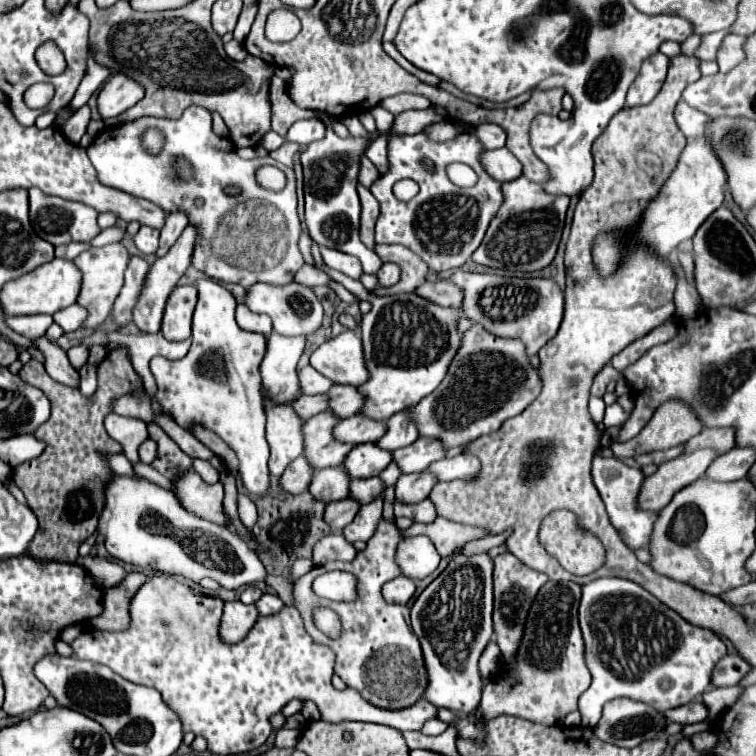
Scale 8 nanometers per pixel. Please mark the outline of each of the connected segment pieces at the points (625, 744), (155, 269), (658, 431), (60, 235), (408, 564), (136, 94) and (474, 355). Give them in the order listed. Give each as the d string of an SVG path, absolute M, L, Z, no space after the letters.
M618 698L606 704L604 718L600 718L594 734L602 742L620 748L634 748L644 740L658 738L666 724L666 716L656 708L650 708L640 700Z
M188 224L182 232L182 236L176 240L176 244L170 248L170 252L162 258L156 260L156 264L150 268L148 276L146 276L146 284L144 290L140 294L138 304L134 306L134 324L142 330L142 332L158 332L160 330L160 320L162 320L162 312L164 312L164 304L166 298L170 296L170 292L174 290L176 282L180 280L180 276L192 266L192 254L194 254L194 246L196 246L196 238L198 238L198 228L194 224Z
M668 400L662 406L658 406L658 410L654 412L654 416L650 418L650 422L644 426L644 430L624 442L624 444L610 444L614 456L618 458L626 458L626 456L634 456L634 454L642 454L642 452L652 452L652 450L666 450L672 448L676 444L682 444L686 440L690 440L692 436L696 436L702 430L702 422L698 420L698 414L694 412L694 408L690 408L690 404L686 404L684 400Z
M30 188L30 220L36 230L36 234L50 242L52 246L68 244L68 242L90 242L100 234L100 226L96 222L98 212L82 202L64 200L58 196L48 196L40 188Z
M428 536L404 538L398 544L396 564L402 574L412 580L422 580L432 574L440 564L440 554Z
M114 74L110 80L106 80L100 96L98 96L98 110L104 120L116 118L118 114L132 108L138 100L144 96L142 84L136 80L130 80L126 74Z
M474 324L474 328L464 332L462 346L444 382L412 408L412 416L420 436L442 440L446 448L454 448L498 430L504 420L524 412L540 392L540 372L530 364L522 340L500 338Z

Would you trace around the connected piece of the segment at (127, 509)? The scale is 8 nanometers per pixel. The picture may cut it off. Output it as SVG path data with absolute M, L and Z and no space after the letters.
M114 476L106 490L106 508L102 512L98 532L106 536L106 550L110 552L110 556L122 562L162 570L166 574L180 574L192 582L200 582L204 576L208 576L228 590L236 590L240 586L264 580L278 592L278 596L286 602L286 606L294 606L292 596L292 584L296 580L294 572L298 572L298 578L304 576L314 566L312 560L300 558L294 564L290 578L268 576L250 544L252 540L250 534L246 534L246 526L242 526L242 522L238 520L236 496L238 496L236 478L230 476L228 496L224 498L224 512L230 518L230 526L220 526L188 512L172 492L148 480Z

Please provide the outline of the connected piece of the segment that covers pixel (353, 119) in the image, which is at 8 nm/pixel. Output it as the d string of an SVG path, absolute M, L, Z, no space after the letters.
M345 115L342 121L344 124L347 123L347 127L352 136L363 136L369 140L374 140L380 135L378 131L376 131L375 134L370 134L364 130L364 126L362 126L357 115Z

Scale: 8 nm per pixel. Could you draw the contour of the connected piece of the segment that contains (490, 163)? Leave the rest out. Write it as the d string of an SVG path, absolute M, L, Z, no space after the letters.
M506 148L484 152L482 154L482 166L486 168L486 172L490 176L494 176L500 182L516 180L518 176L522 176L520 160L514 158L514 154L510 154L510 150L506 150Z

